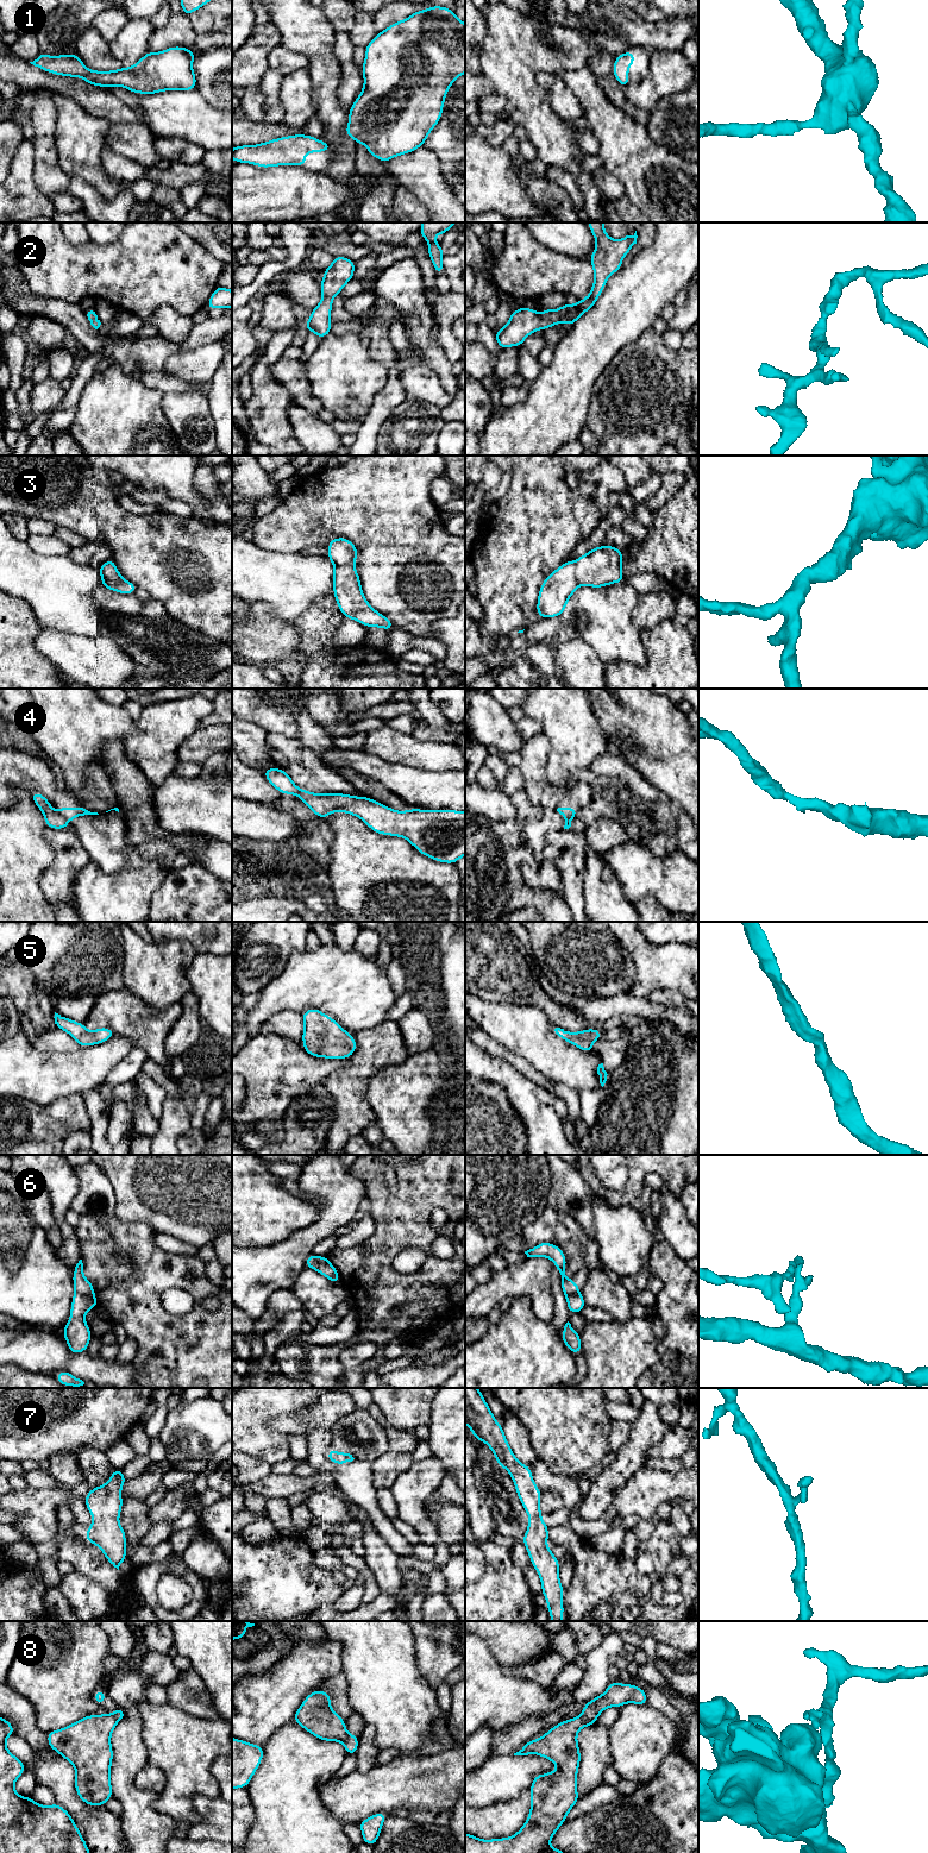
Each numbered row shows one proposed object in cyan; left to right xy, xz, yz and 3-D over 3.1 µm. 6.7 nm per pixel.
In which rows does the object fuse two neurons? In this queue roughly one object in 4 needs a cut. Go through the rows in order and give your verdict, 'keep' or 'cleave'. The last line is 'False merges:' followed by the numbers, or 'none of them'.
1: keep
2: keep
3: keep
4: cleave
5: keep
6: cleave
7: keep
8: cleave
False merges: 4, 6, 8

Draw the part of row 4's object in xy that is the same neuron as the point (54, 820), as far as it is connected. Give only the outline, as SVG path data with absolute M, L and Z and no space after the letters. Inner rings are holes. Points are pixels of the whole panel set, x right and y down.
M32 792L31 798L42 811L48 828L68 829L68 821L51 809L51 803L40 792Z

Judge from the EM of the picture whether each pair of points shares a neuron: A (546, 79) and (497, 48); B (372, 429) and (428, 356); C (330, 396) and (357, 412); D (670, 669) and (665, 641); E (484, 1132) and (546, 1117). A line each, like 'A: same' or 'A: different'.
A: different
B: same
C: same
D: same
E: different

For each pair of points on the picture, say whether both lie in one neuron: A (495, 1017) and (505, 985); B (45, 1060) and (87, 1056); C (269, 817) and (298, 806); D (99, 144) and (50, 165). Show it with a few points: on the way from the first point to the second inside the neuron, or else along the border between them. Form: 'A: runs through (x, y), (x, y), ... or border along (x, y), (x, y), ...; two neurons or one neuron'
A: border along (477, 996), (491, 1002), (527, 1005); two neurons
B: runs through (56, 1060), (76, 1060); one neuron
C: border along (271, 805), (292, 812), (305, 830); two neurons
D: border along (54, 134), (57, 161), (68, 177); two neurons

